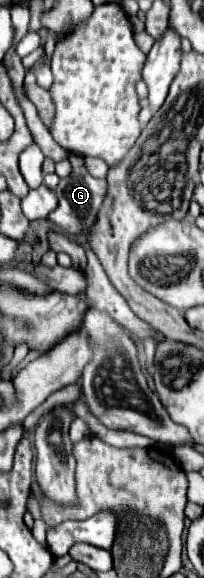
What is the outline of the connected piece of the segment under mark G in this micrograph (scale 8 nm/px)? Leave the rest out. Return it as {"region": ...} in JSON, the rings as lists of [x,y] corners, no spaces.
{"region":[[[69,153],[69,161],[73,165],[73,171],[71,171],[69,177],[65,177],[65,179],[59,181],[59,185],[55,189],[57,199],[59,199],[59,205],[57,205],[57,209],[47,219],[55,225],[55,229],[59,229],[63,233],[67,231],[71,235],[81,235],[81,231],[87,231],[93,225],[93,221],[97,217],[97,211],[99,211],[99,207],[103,203],[105,191],[107,191],[107,183],[105,183],[105,179],[93,177],[85,169],[85,163],[83,163],[83,157],[81,155]]]}

